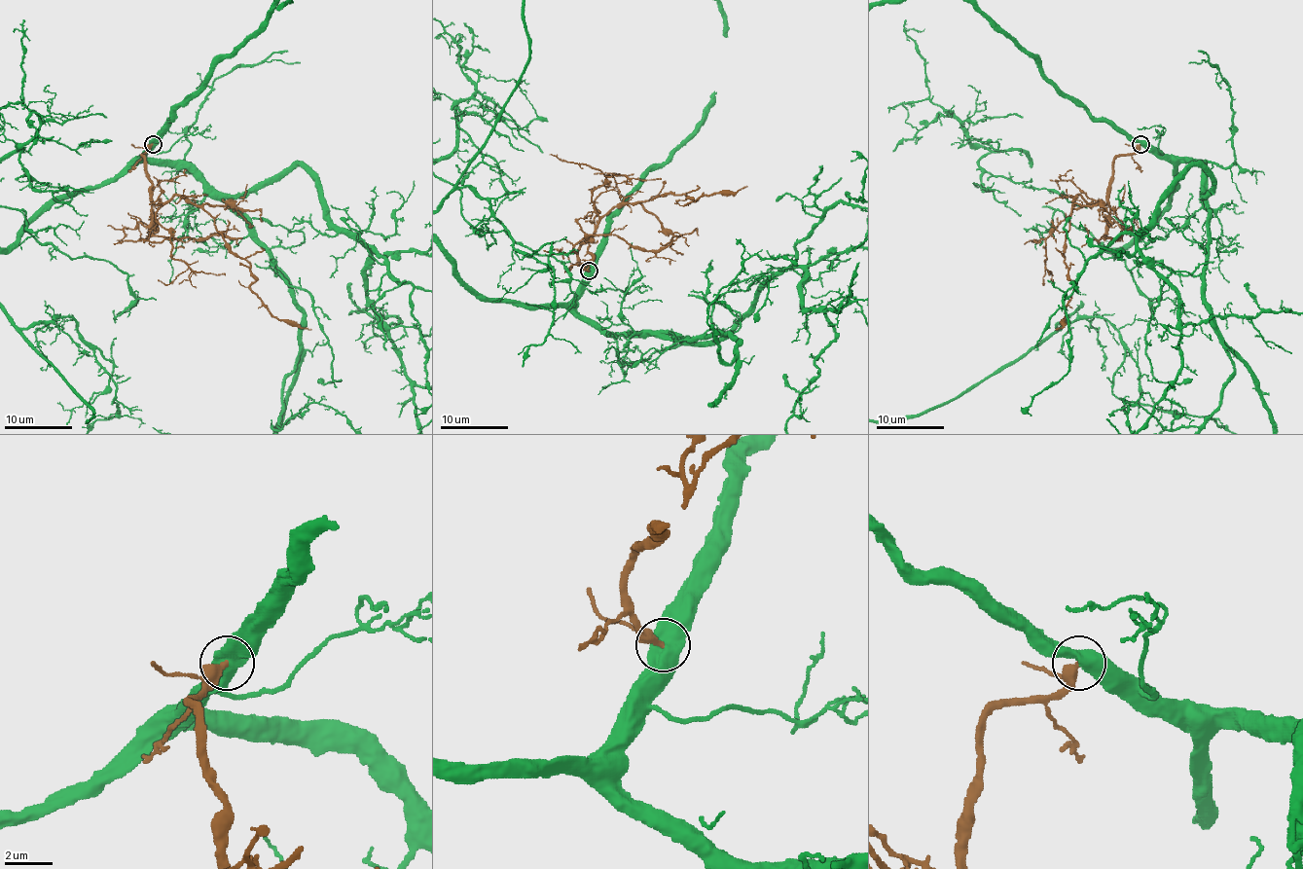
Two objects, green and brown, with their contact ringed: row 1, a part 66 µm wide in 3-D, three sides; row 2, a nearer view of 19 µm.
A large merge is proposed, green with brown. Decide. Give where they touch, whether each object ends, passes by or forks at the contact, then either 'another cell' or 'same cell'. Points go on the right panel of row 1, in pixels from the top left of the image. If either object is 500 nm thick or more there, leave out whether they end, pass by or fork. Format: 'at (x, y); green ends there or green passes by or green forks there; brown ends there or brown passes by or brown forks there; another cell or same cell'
at (1140, 144); same cell

